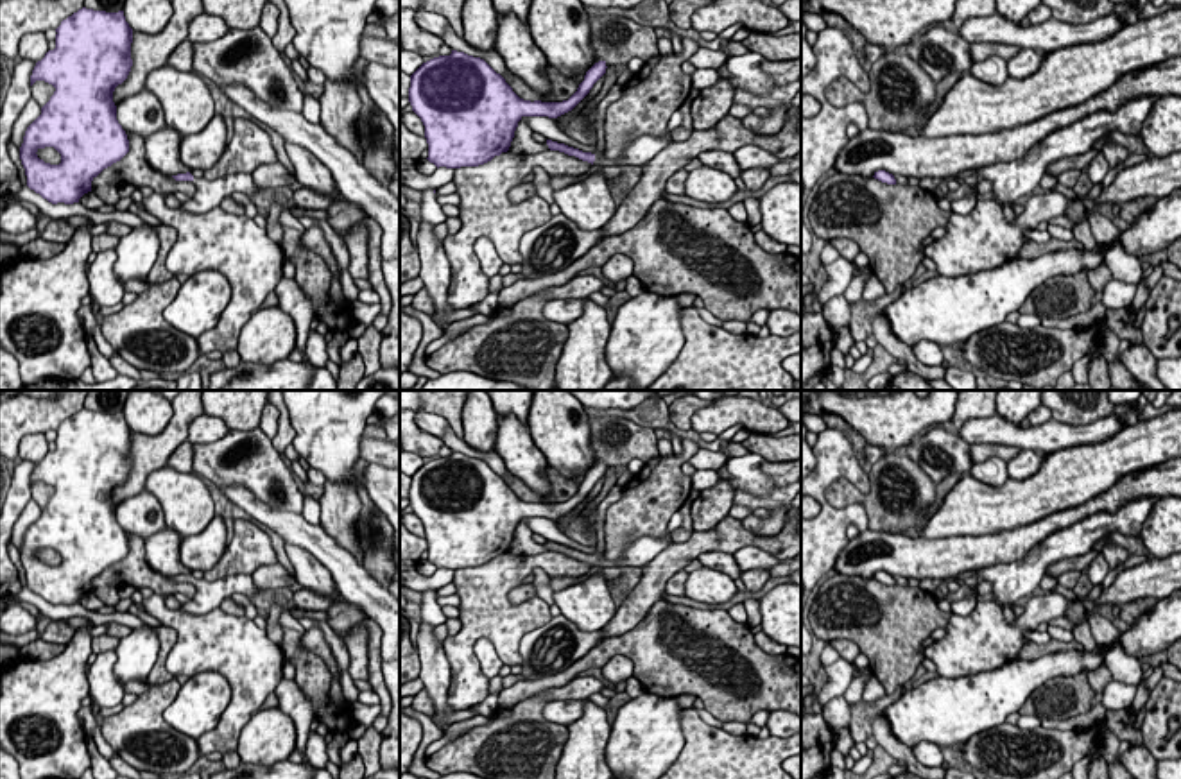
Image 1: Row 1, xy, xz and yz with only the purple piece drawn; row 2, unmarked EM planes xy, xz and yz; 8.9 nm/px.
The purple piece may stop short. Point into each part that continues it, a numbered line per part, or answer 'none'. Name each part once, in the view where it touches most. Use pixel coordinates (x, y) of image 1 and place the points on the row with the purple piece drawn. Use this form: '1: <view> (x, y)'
1: xz (642, 149)

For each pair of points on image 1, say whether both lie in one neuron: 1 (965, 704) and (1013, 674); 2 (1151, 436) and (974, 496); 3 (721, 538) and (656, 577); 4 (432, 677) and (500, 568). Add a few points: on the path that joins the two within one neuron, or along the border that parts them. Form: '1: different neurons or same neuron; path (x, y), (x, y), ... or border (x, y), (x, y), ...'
1: same neuron; path (977, 702), (990, 697), (1000, 686)
2: same neuron; path (1106, 462), (1068, 477), (1034, 498), (1018, 498)
3: same neuron; path (705, 541), (699, 541), (672, 561)
4: different neurons; border (441, 643), (450, 670), (448, 697)

